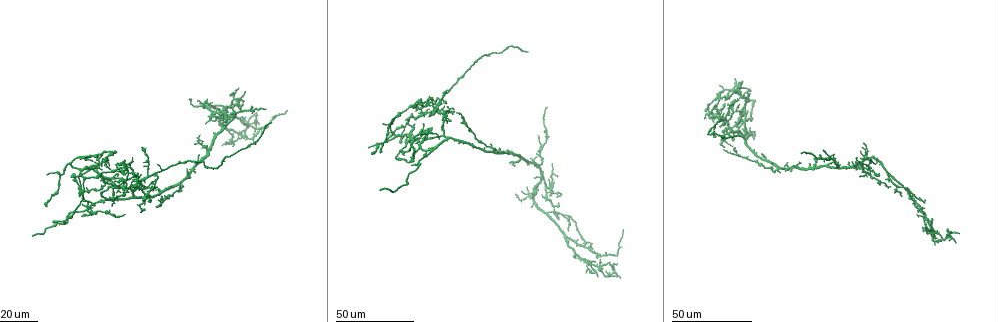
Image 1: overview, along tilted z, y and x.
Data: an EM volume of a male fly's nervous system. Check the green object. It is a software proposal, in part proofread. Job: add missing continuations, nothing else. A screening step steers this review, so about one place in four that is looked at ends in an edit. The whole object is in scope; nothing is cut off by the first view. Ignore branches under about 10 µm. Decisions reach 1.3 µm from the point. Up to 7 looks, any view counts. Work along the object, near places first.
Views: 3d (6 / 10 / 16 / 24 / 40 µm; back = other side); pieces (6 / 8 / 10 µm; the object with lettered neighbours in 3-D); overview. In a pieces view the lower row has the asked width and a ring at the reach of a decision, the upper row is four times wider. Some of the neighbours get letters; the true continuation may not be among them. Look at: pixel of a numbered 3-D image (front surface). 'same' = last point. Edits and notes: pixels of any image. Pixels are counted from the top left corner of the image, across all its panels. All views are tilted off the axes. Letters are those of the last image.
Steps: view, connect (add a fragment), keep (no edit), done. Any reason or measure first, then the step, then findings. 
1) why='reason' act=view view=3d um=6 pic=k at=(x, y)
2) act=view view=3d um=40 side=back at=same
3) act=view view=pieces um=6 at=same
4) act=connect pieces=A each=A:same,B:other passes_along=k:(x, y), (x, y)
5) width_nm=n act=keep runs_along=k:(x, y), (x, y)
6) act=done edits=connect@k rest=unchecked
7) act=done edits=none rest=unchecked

why='an open end' act=view view=3d um=40 pic=1 at=(385, 124)

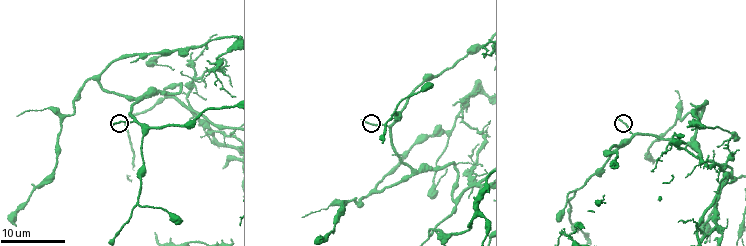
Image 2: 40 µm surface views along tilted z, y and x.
act=view view=pieces um=8 pic=2 at=(363, 119)

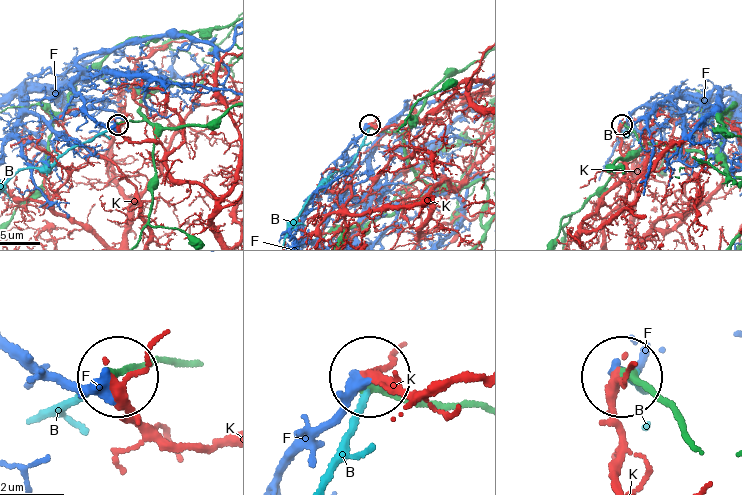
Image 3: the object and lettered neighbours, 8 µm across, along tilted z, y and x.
act=keep each=B:other,F:other,K:other runs_along=3:(170, 364), (115, 376) found='none of them fits'

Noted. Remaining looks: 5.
why='an open end' act=view view=3d um=24 pic=1 at=(116, 200)

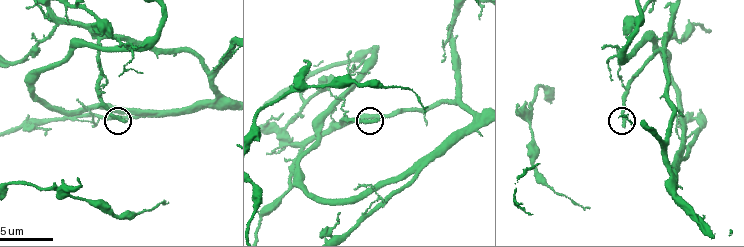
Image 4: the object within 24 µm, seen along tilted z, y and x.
act=view view=pieces um=6 pic=4 at=(376, 122)

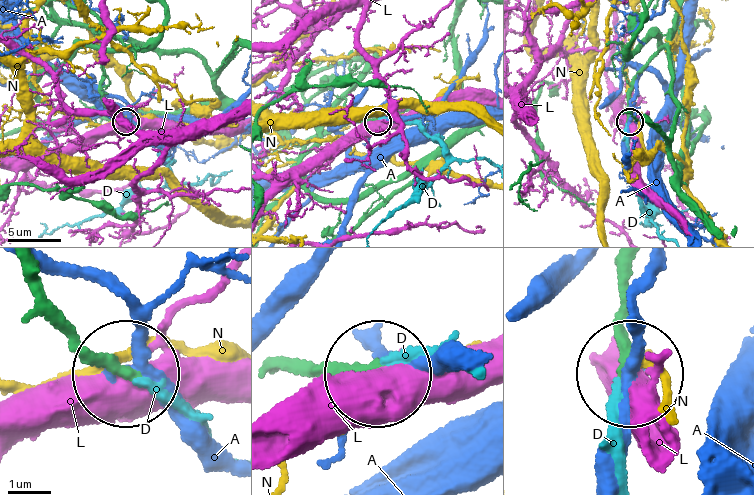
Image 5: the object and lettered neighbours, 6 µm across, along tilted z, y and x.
act=connect pieces=D each=A:other,D:same,L:other,N:other found='it goes on there'

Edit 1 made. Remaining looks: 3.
why='long arm stops here' act=view view=3d um=24 pic=1 at=(380, 190)

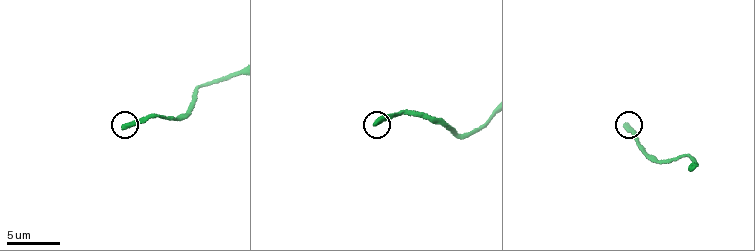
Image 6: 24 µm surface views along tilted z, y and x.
why='what lies round it' act=view view=pieces um=8 pic=6 at=(376, 125)

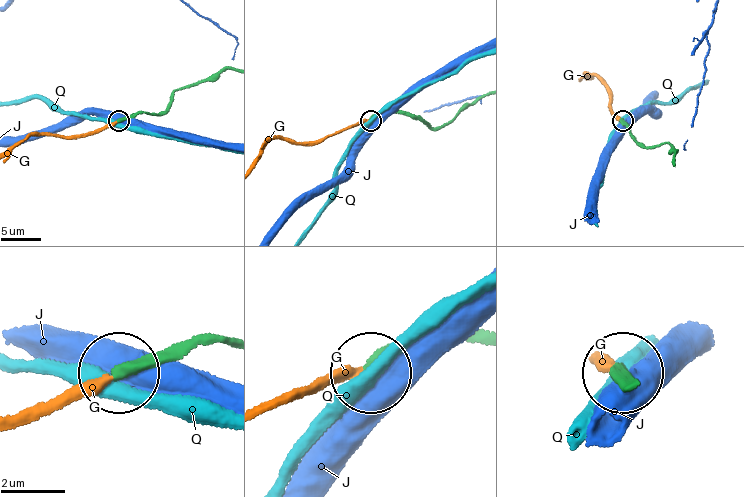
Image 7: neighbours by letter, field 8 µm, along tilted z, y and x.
width_nm=330 act=connect pieces=G each=G:same,J:other,Q:other passes_along=7:(197, 341), (15, 415) found='the cell continues'

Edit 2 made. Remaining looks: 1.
act=done edits=connect@5,connect@7 rest=unchecked

